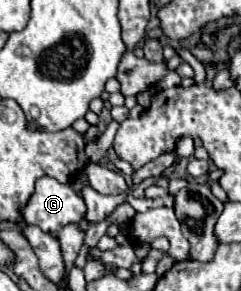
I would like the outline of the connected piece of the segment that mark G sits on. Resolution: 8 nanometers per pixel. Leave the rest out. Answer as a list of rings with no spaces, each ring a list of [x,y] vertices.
[[[42,176],[36,182],[32,198],[22,208],[24,224],[38,226],[46,234],[56,234],[70,222],[80,222],[84,214],[84,200],[72,190],[72,186],[60,184],[50,176]]]

